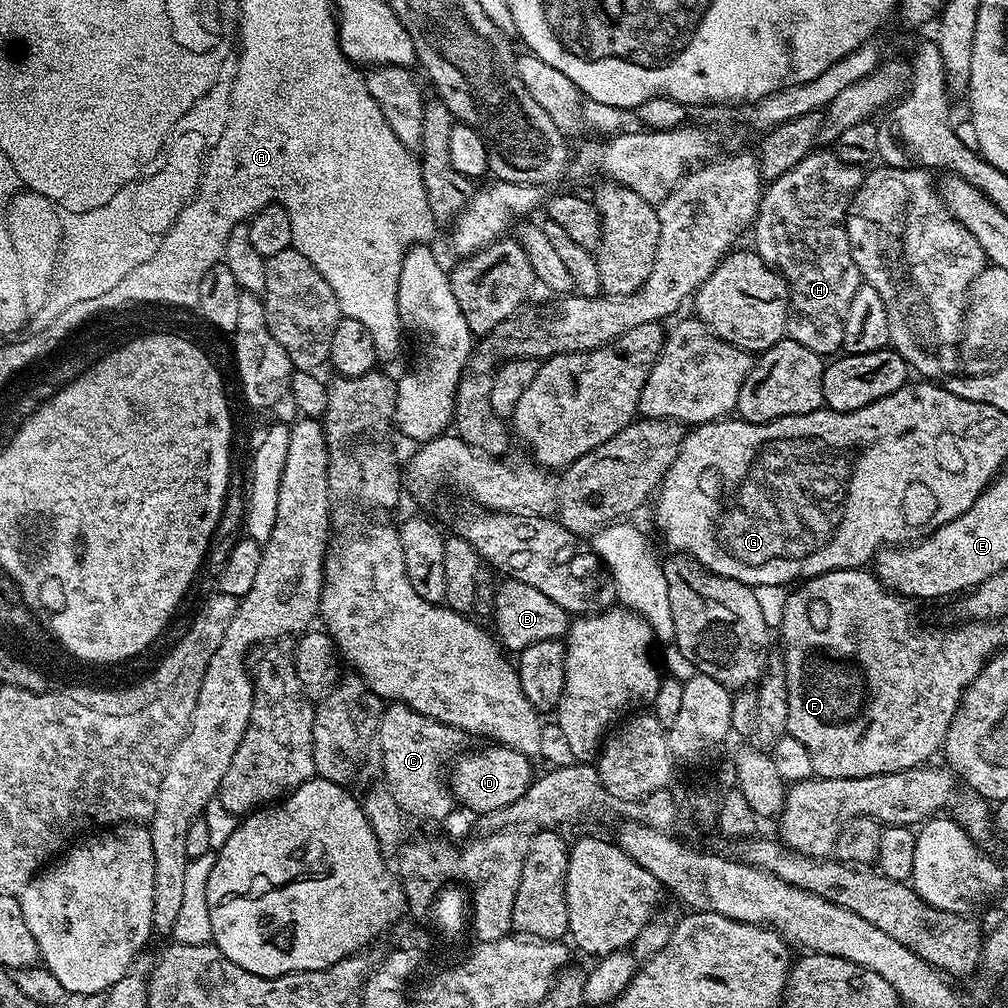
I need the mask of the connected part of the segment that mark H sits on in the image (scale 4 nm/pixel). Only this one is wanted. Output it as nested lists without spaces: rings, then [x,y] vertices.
[[[813,150],[798,166],[786,170],[777,180],[763,189],[760,209],[751,225],[756,255],[770,268],[779,270],[788,282],[788,331],[787,339],[814,350],[821,358],[831,357],[842,349],[842,330],[846,322],[846,310],[860,289],[862,277],[852,257],[848,231],[844,221],[848,203],[864,181],[865,173],[855,164],[842,162],[832,150]]]

